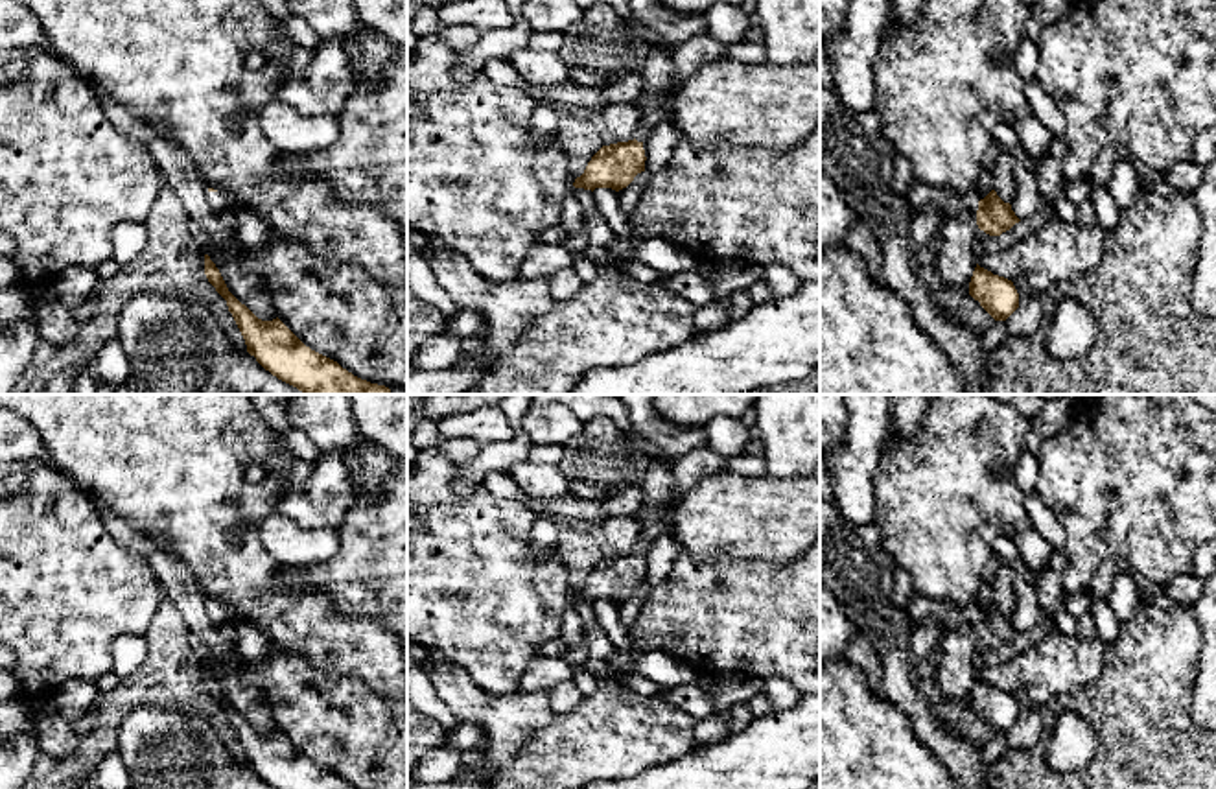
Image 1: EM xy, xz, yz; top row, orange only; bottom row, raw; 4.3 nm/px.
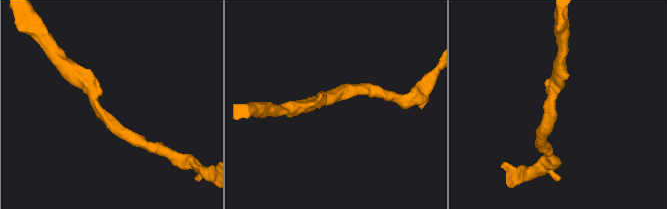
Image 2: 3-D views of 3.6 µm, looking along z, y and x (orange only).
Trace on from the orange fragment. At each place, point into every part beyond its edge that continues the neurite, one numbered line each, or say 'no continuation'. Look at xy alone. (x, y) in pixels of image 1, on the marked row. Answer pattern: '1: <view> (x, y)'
1: xy (222, 207)

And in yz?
1: yz (949, 205)

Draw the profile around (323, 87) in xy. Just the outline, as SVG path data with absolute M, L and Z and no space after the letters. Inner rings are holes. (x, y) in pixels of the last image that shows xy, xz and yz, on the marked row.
M321 41L313 59L282 81L278 100L304 116L337 116L356 87L343 42Z

